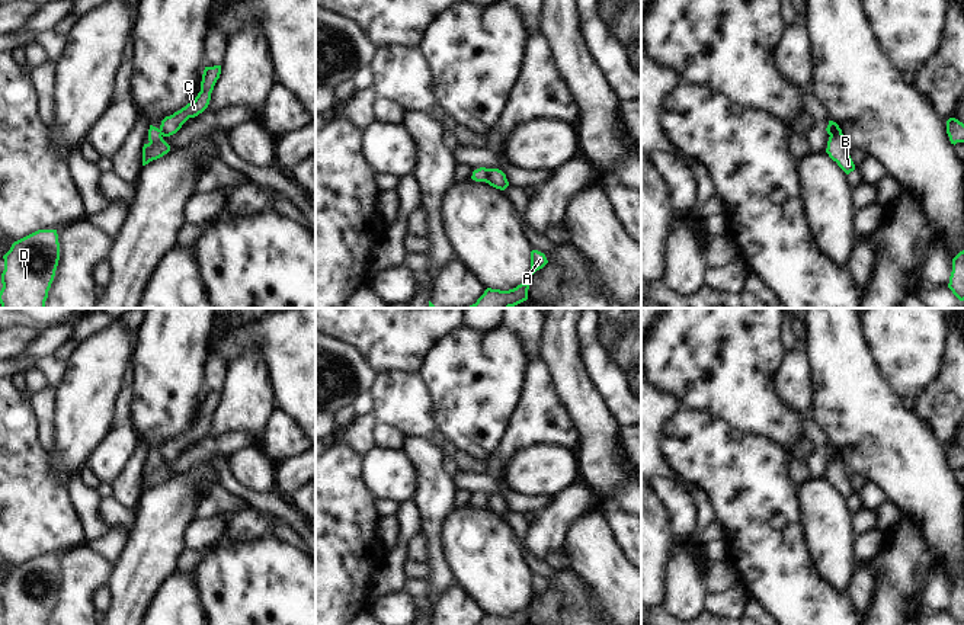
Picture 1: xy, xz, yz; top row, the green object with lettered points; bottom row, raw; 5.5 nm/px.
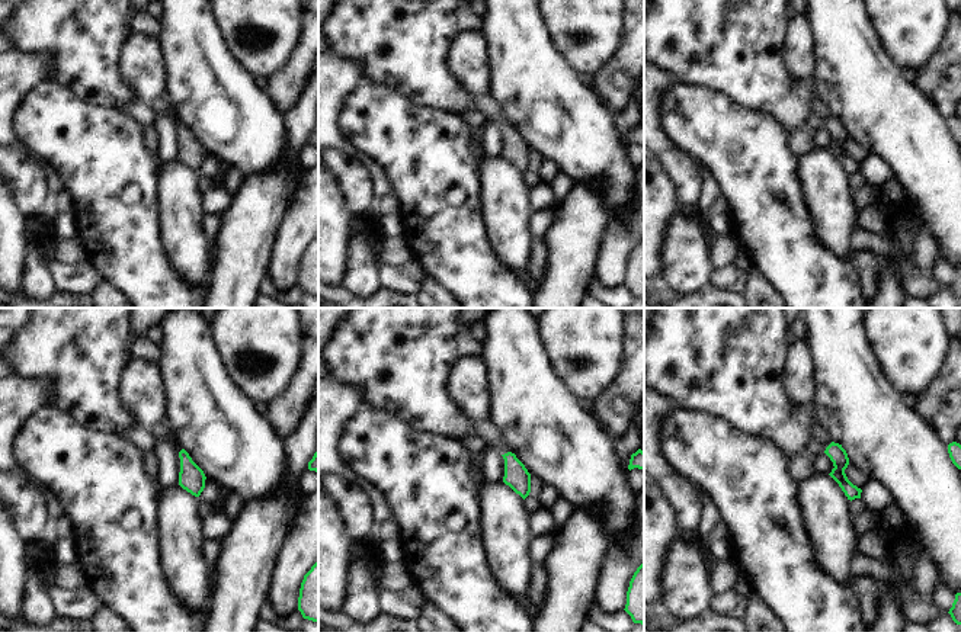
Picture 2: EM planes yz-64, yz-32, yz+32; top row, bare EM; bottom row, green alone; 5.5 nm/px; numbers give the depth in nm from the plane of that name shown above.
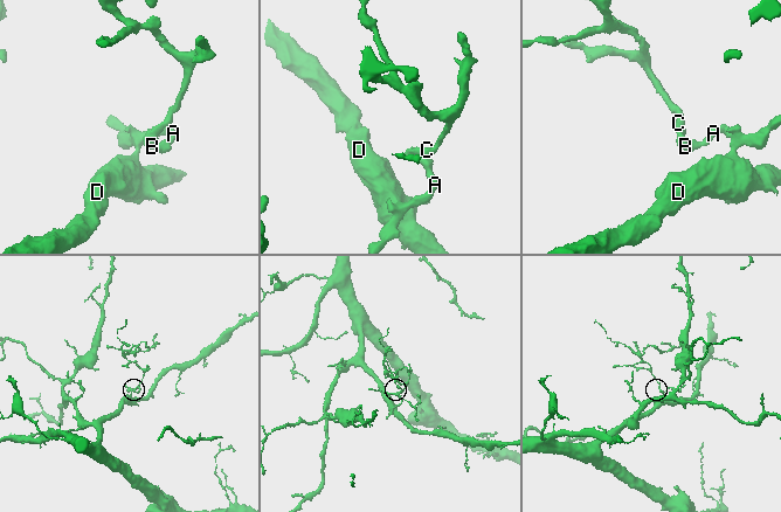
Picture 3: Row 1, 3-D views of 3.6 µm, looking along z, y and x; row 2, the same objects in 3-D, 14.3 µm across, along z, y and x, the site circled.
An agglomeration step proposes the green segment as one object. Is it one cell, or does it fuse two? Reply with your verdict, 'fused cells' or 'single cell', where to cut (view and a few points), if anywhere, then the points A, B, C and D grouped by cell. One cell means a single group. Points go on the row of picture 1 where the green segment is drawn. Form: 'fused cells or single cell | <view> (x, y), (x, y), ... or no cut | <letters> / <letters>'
fused cells | xz (487, 169), (484, 180) | A B D / C

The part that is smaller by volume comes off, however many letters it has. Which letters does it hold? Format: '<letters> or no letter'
C.

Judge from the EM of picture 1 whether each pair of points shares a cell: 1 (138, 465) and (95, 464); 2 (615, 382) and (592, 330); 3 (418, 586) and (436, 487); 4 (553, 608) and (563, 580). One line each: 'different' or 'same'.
1: different
2: same
3: different
4: same

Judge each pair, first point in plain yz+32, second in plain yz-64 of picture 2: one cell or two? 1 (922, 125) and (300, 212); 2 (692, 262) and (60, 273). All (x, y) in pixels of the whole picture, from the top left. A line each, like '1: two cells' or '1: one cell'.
1: two cells
2: two cells

